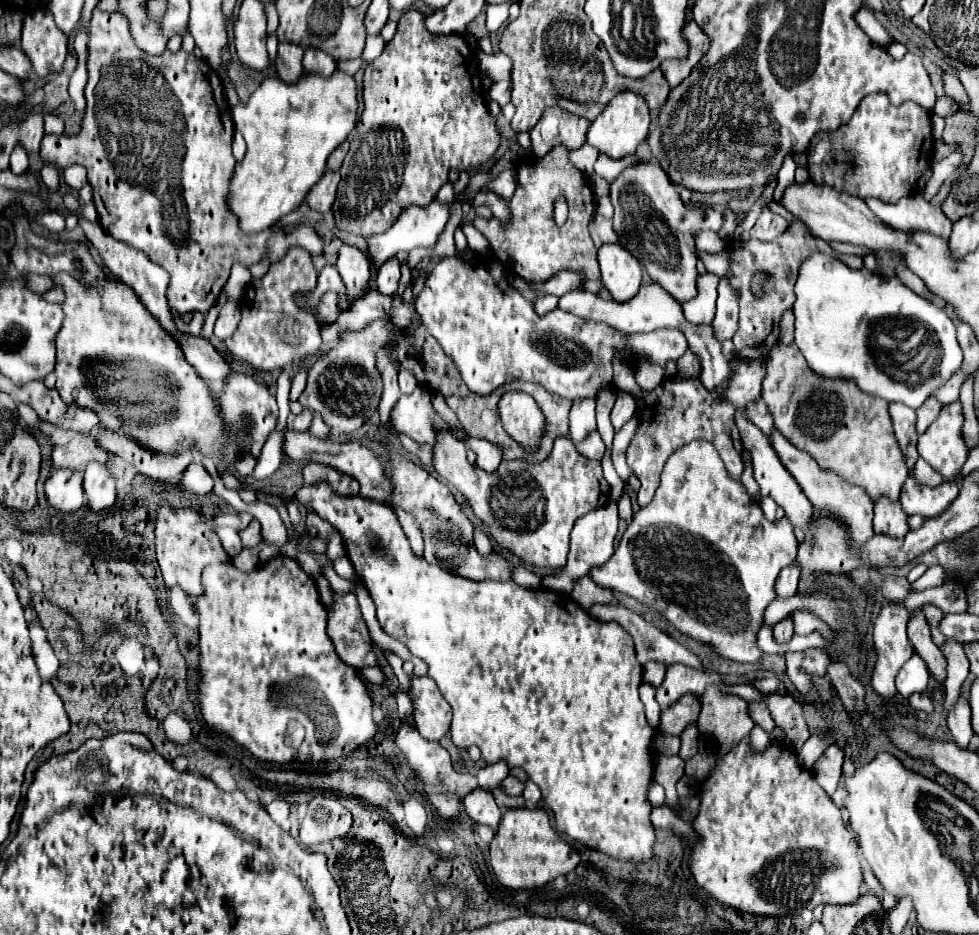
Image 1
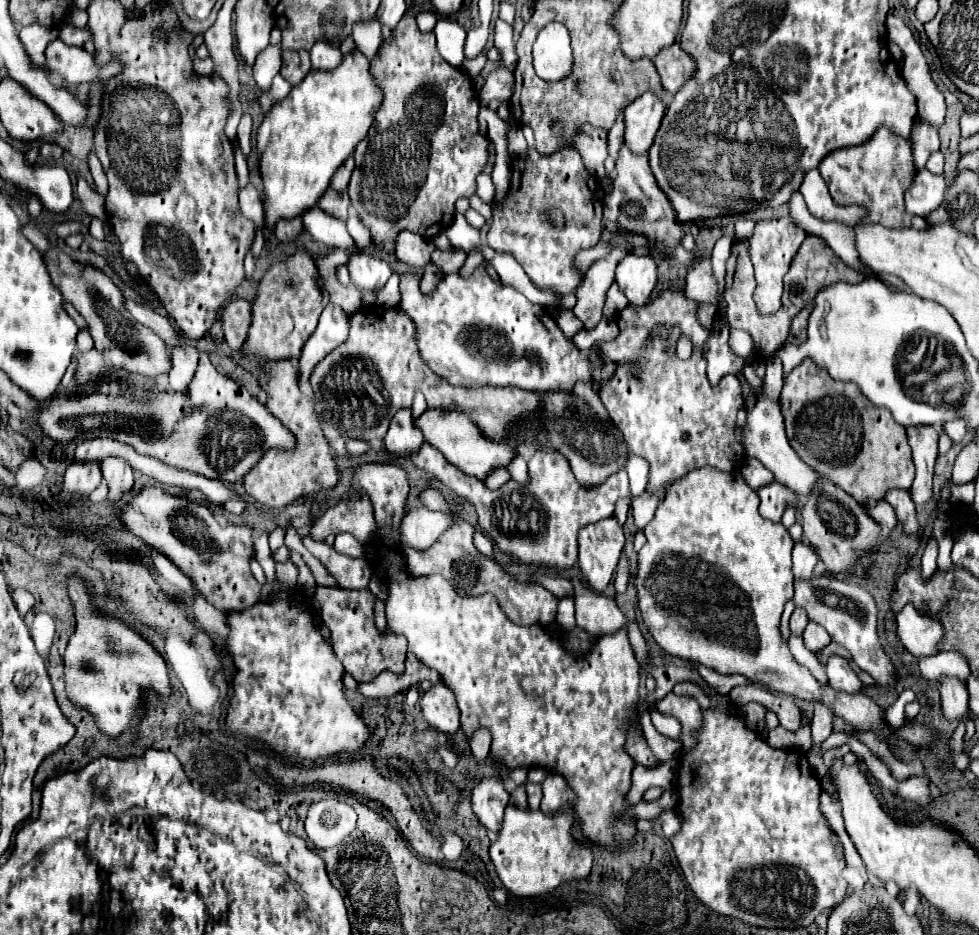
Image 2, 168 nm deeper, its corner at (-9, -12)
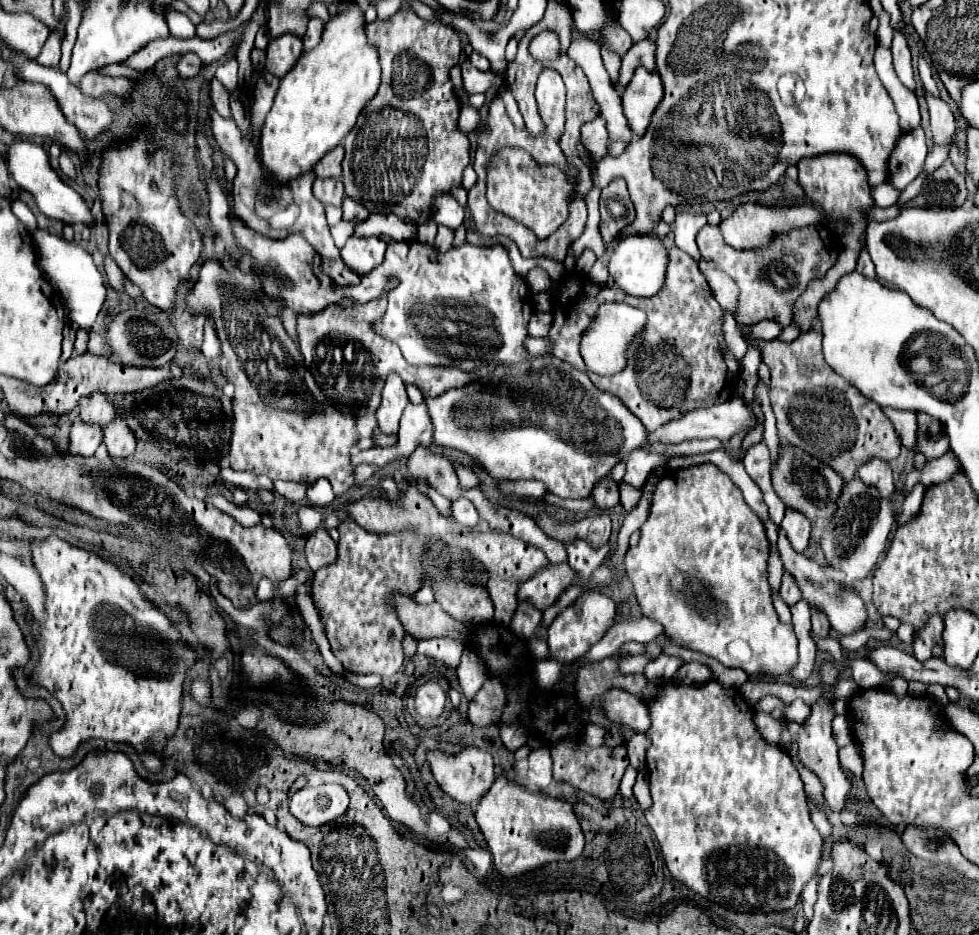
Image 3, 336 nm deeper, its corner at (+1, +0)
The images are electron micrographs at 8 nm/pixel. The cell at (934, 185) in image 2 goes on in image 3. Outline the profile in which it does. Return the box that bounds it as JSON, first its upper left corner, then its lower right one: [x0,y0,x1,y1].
[872,182,902,206]

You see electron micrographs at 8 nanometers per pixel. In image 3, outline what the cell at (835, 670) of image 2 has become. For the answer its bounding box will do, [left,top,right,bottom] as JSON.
[812,608,830,638]

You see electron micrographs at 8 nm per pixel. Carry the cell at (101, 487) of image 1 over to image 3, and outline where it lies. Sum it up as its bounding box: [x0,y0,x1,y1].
[104,416,136,458]

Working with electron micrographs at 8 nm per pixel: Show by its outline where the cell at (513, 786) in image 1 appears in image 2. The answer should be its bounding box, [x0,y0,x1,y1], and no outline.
[526,784,542,808]

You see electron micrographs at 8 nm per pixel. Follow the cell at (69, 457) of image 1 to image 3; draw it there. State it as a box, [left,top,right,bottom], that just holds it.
[80,394,116,428]

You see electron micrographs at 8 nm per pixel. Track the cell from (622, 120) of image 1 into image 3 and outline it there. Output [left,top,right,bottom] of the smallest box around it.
[622,68,664,136]

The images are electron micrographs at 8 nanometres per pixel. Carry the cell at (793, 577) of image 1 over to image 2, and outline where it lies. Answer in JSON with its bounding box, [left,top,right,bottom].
[792,542,818,580]

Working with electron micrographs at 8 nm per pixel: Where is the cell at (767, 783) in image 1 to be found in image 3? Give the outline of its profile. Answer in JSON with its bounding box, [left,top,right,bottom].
[646,680,824,912]

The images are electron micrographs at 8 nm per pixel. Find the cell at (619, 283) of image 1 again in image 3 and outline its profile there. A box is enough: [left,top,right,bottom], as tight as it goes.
[610,232,666,296]

